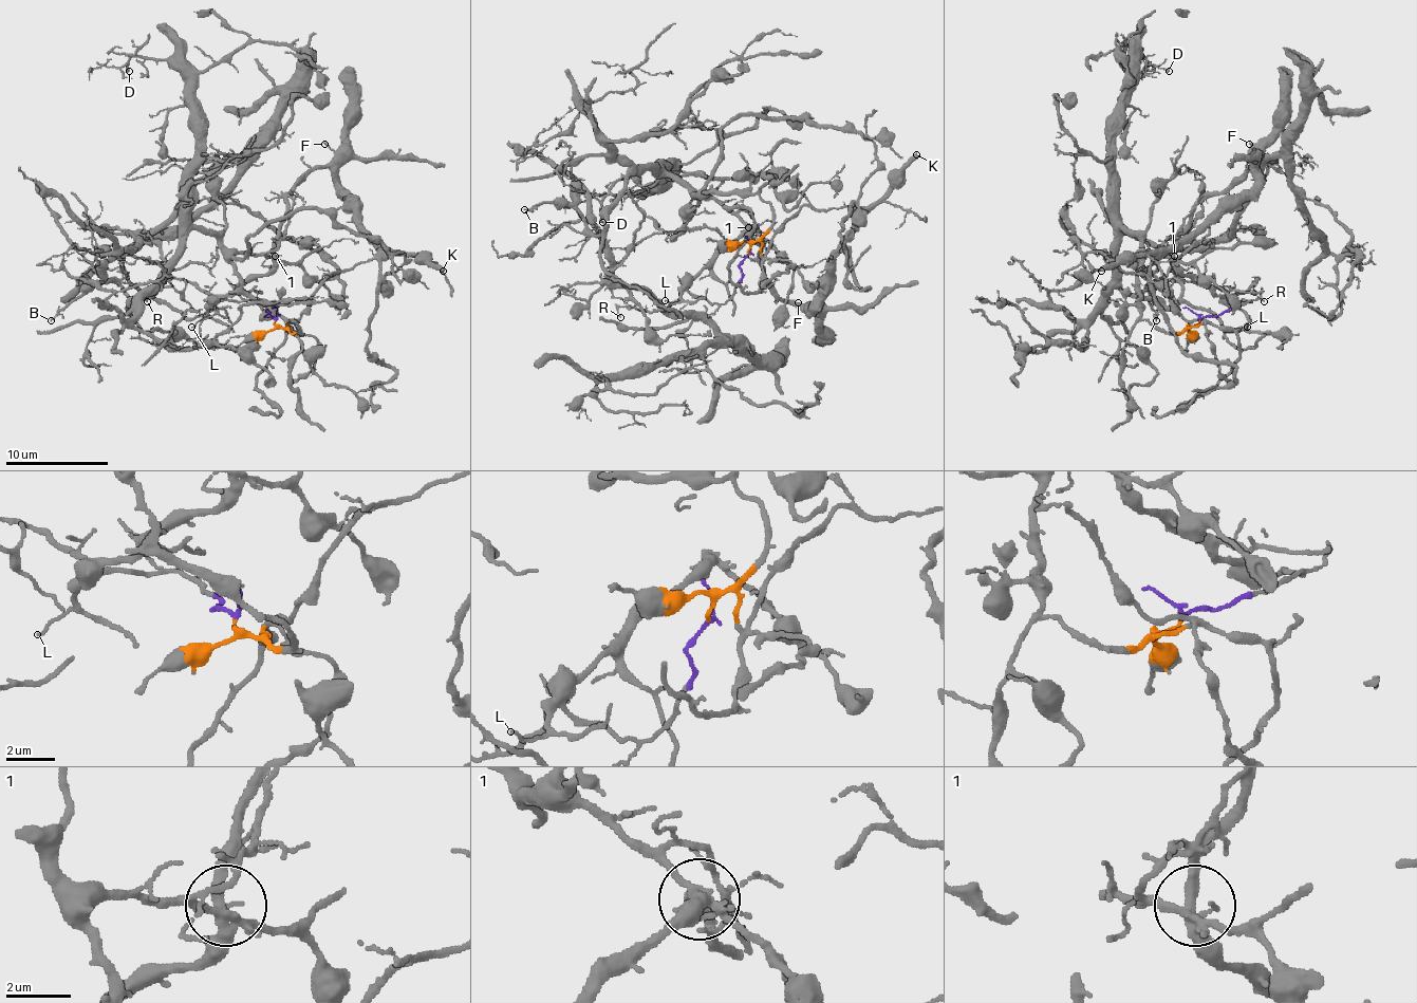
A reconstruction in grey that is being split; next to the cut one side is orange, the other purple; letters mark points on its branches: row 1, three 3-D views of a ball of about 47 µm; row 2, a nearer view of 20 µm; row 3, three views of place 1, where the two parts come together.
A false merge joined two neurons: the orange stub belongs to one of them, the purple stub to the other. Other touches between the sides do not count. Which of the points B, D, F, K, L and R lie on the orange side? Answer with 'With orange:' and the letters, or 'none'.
With orange: B, D

